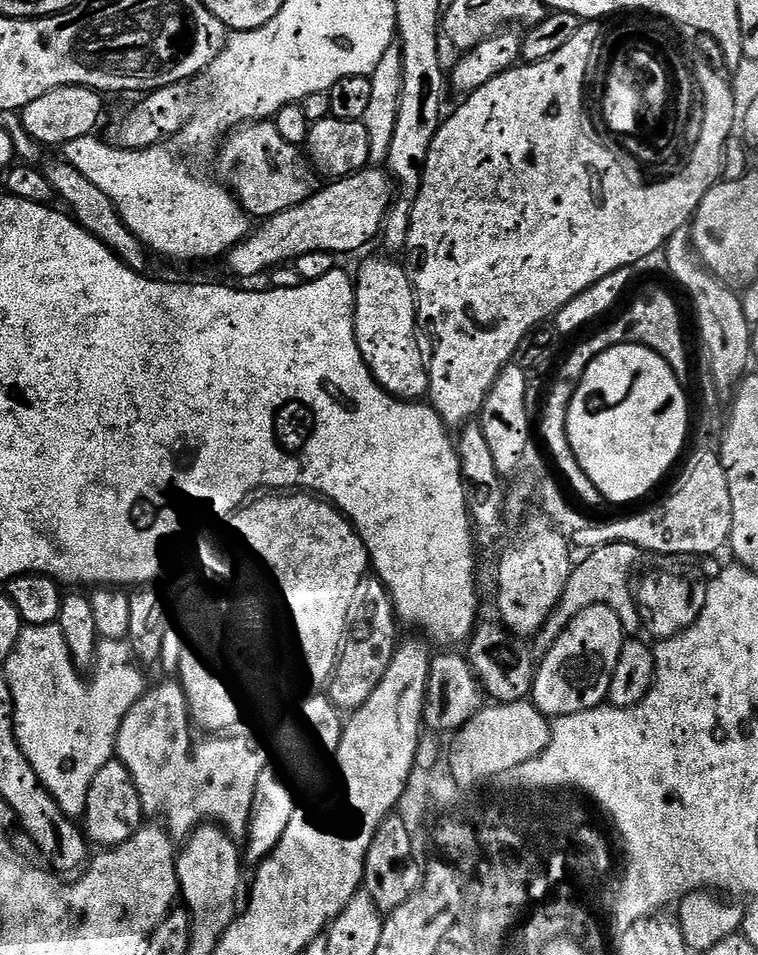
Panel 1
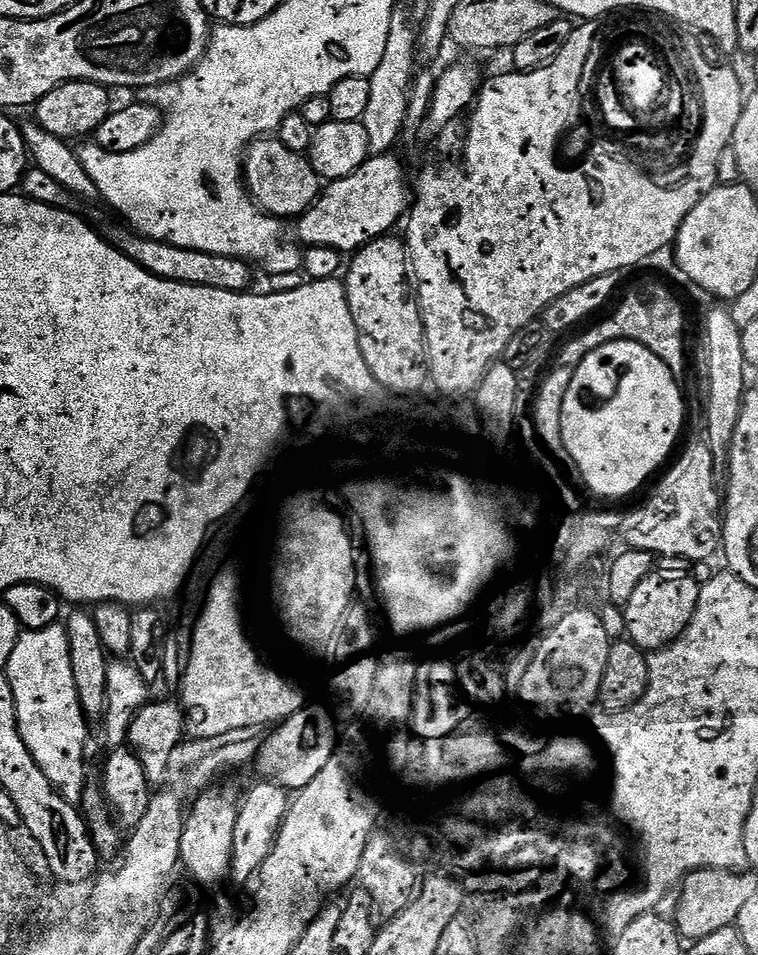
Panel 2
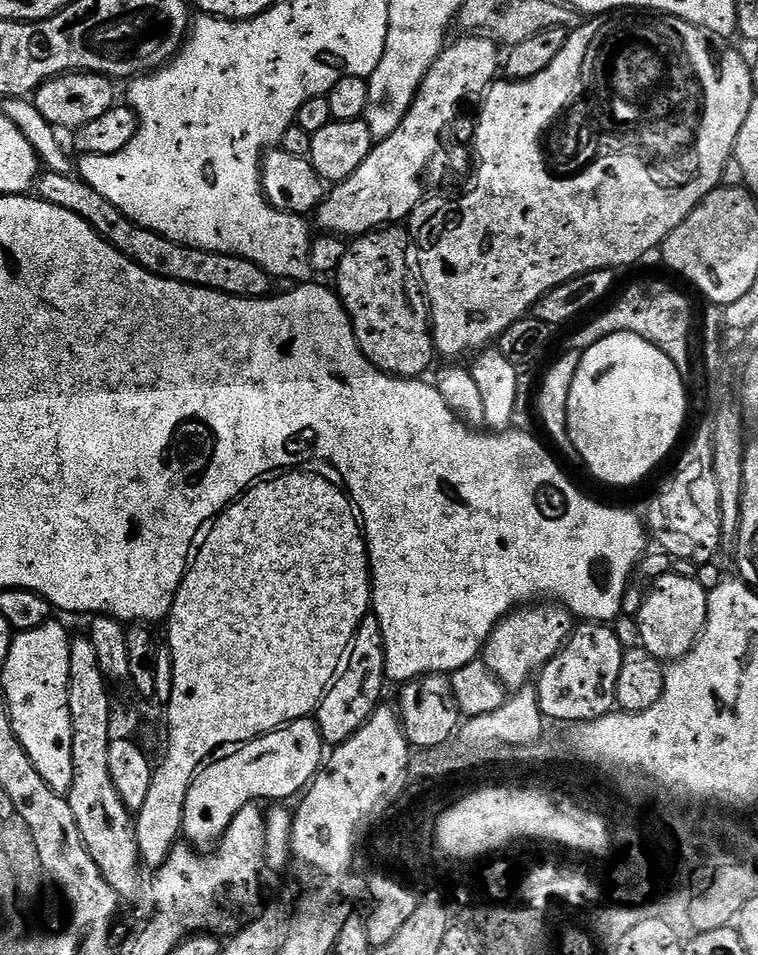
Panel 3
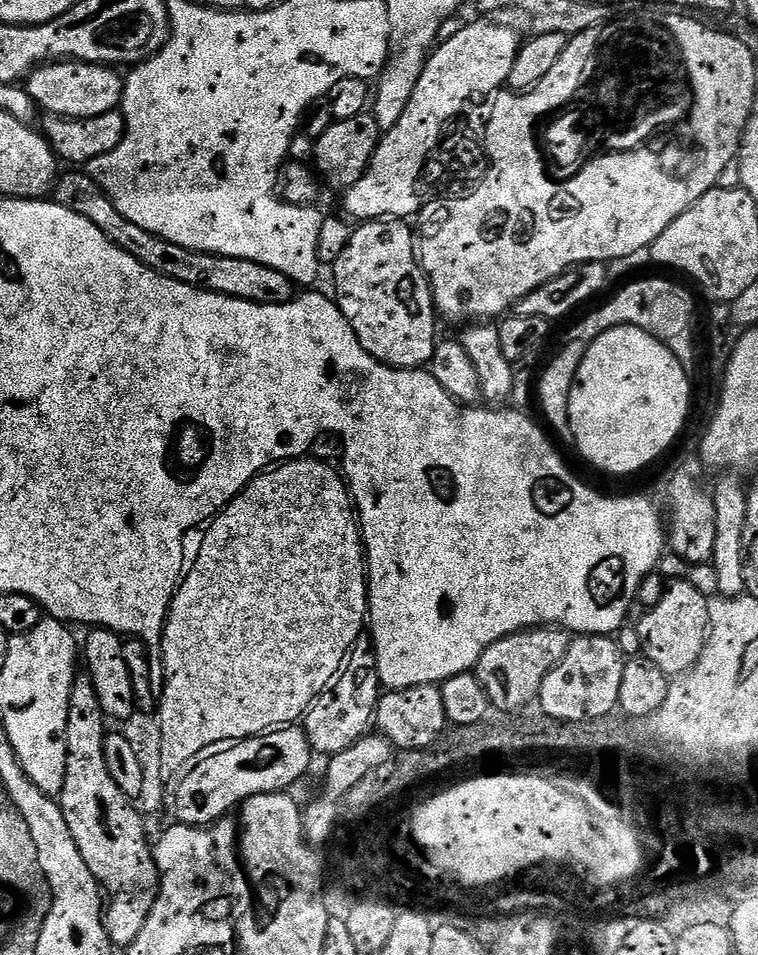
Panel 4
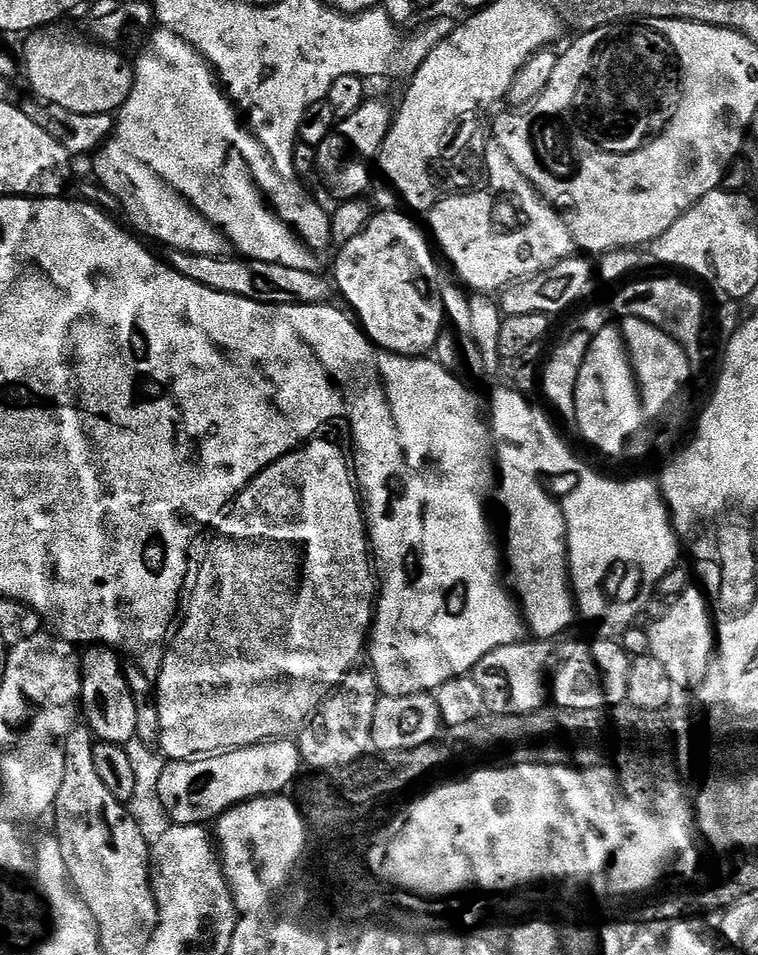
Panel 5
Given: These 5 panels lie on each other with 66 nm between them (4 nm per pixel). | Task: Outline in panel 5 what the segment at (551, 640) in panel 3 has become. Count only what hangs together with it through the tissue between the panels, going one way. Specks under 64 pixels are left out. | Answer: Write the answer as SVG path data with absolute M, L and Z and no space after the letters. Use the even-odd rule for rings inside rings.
M551 640L529 641L498 646L498 650L490 650L478 666L471 670L474 686L478 686L482 694L485 713L493 716L525 716L545 707L550 696L550 681L556 671L566 662L569 645Z

